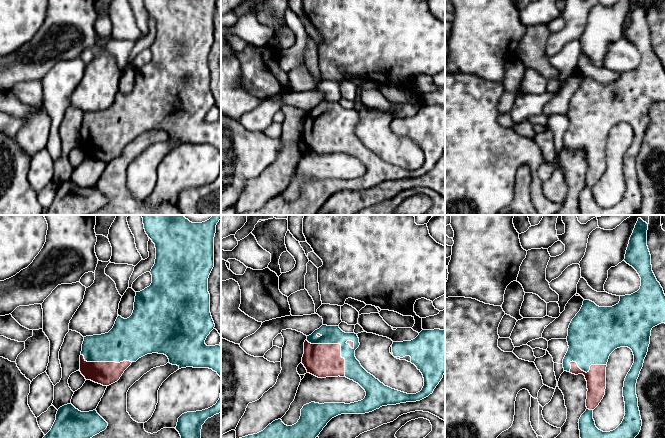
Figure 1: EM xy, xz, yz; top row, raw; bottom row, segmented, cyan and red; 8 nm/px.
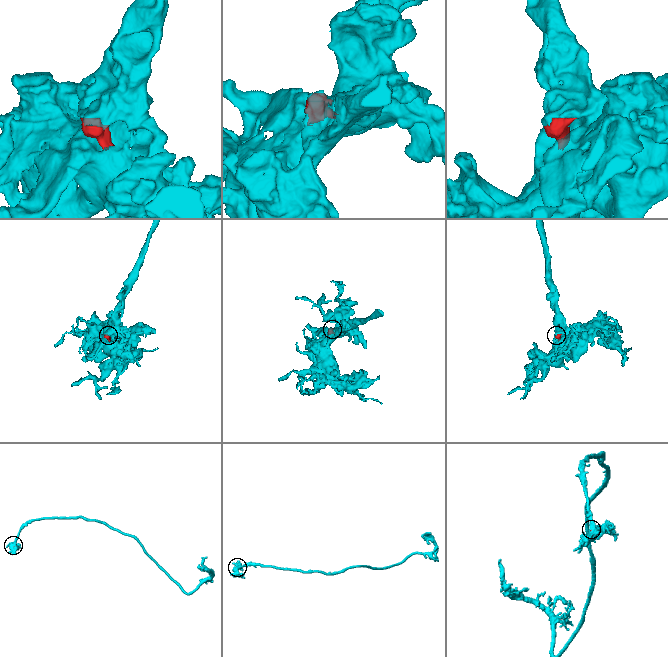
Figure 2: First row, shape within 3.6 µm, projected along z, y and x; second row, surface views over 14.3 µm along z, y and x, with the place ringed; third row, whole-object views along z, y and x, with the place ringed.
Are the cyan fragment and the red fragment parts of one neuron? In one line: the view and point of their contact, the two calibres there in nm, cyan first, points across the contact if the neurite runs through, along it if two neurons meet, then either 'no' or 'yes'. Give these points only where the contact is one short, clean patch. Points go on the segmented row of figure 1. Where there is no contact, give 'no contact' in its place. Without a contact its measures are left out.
meets cyan in xz at (338, 343); 140 nm thick on the cyan side, 280 nm on the other; yes

